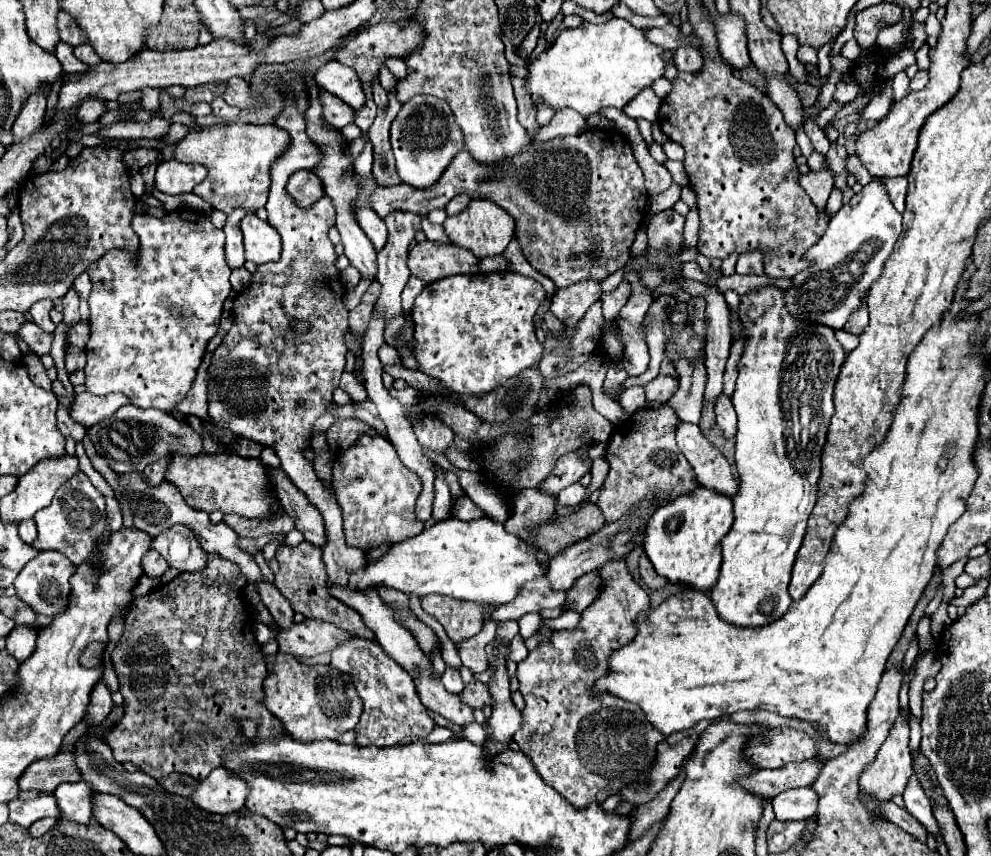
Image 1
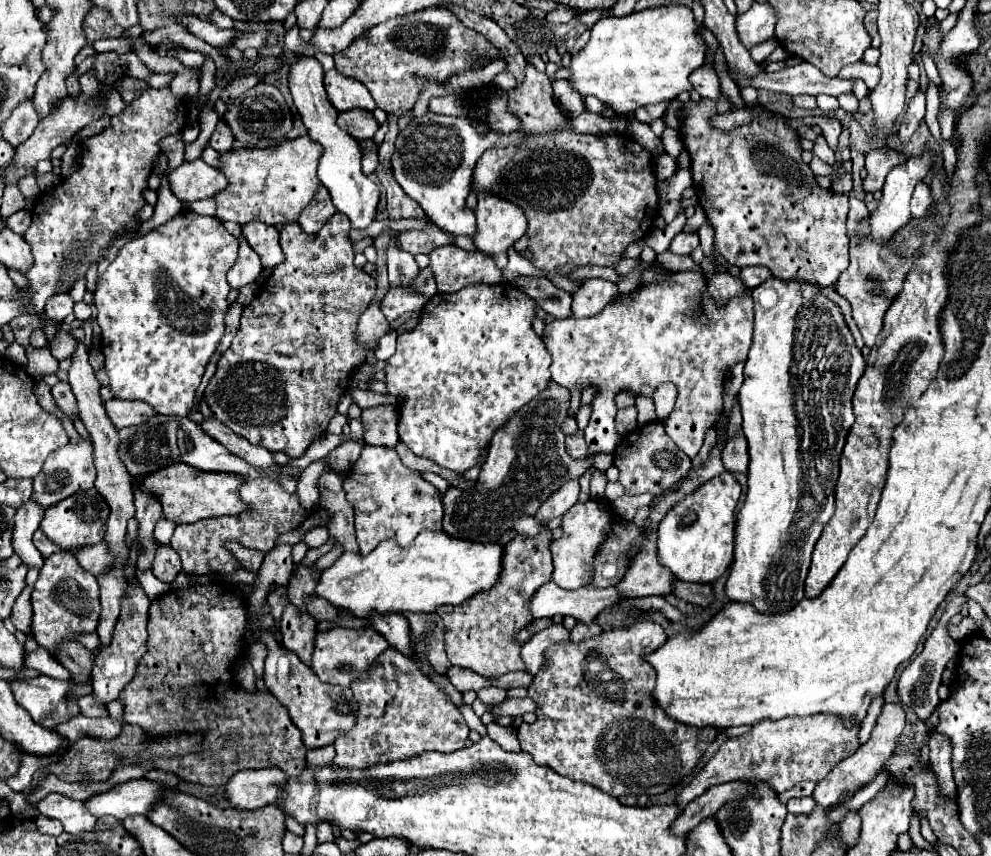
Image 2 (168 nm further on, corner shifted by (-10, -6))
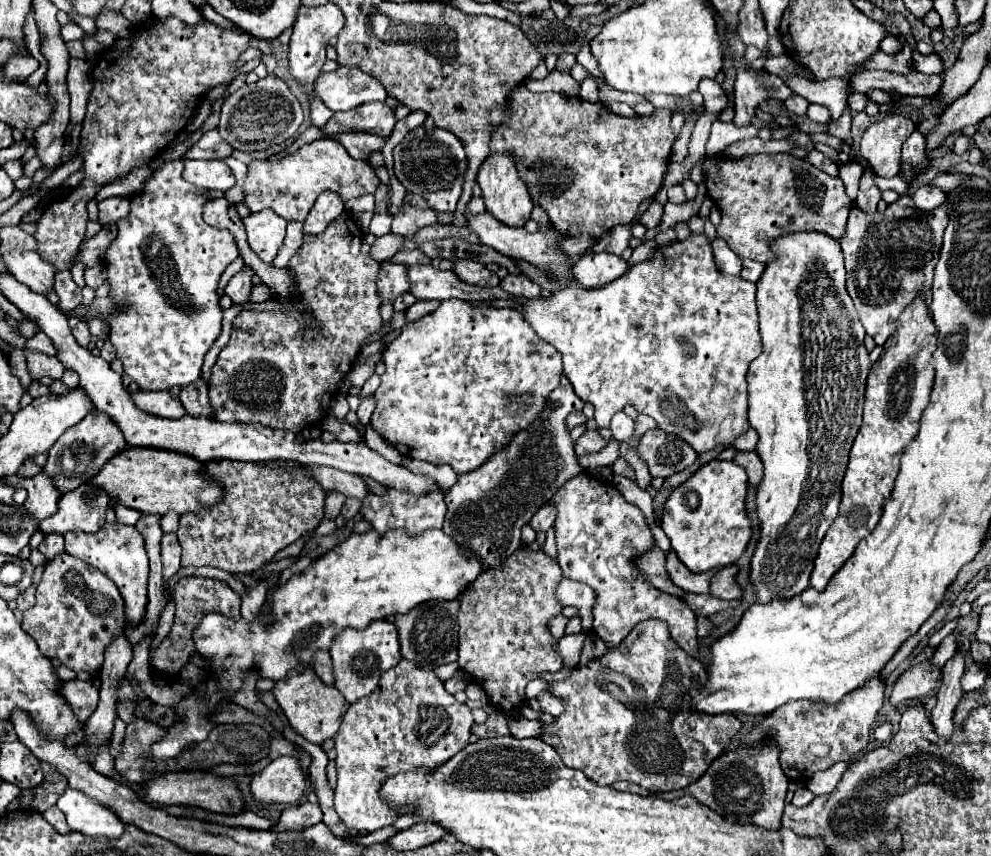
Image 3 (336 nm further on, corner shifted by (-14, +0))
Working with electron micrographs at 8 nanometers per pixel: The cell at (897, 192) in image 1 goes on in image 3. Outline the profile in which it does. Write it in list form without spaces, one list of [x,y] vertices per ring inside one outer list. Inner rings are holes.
[[[922,186],[912,194],[912,200],[920,210],[934,210],[944,204],[946,194],[936,186]]]

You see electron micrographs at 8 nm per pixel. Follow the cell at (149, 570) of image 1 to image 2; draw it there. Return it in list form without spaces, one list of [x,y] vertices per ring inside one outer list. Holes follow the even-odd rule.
[[[162,546],[156,550],[154,562],[152,562],[152,572],[158,580],[172,582],[182,572],[182,562],[170,546]]]

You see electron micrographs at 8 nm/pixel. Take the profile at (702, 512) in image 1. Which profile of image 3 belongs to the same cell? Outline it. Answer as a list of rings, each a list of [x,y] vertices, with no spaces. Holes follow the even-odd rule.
[[[712,460],[698,468],[678,486],[664,506],[662,530],[672,542],[678,558],[692,572],[708,572],[734,564],[752,538],[752,524],[746,514],[748,474],[732,460]]]

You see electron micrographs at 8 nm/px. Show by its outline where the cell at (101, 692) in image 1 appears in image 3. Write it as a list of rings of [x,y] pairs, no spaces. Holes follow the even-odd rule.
[[[104,524],[98,532],[88,534],[88,532],[66,532],[66,552],[74,558],[80,558],[106,576],[114,580],[118,590],[122,592],[122,598],[126,600],[126,616],[128,616],[128,626],[132,628],[142,620],[142,612],[146,610],[146,584],[148,584],[148,556],[144,550],[144,538],[134,526],[124,526],[124,524]]]

